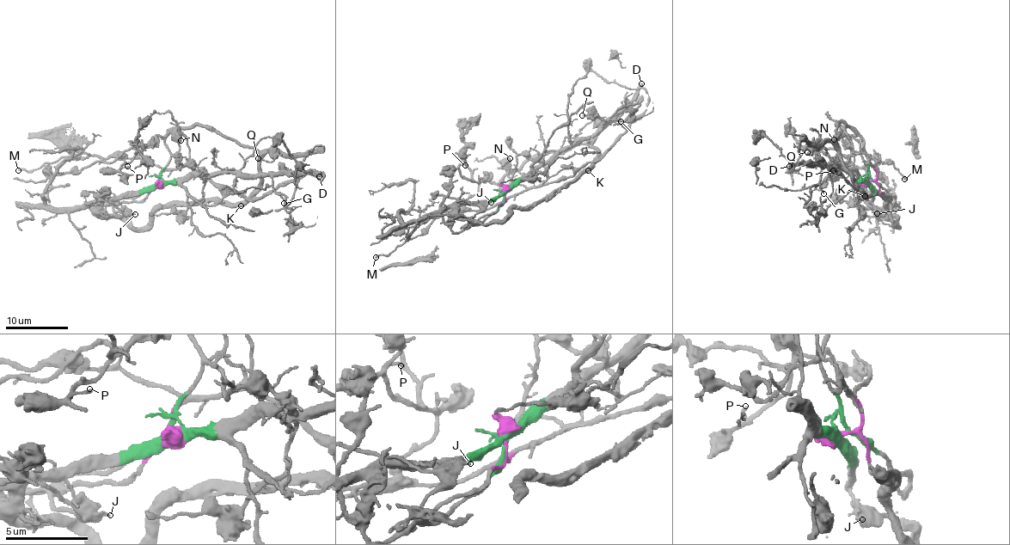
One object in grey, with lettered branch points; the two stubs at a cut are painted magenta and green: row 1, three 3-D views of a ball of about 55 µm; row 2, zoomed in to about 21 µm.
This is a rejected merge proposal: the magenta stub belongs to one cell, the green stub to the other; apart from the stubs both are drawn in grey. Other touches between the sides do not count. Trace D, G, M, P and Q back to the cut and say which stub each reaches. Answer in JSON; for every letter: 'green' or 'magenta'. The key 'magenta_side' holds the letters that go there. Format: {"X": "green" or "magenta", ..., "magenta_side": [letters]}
{"D": "green", "G": "green", "M": "magenta", "P": "green", "Q": "green", "magenta_side": ["M"]}

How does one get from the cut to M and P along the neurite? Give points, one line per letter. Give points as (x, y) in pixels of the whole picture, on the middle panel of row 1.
M: (504, 192), (505, 201), (506, 199), (482, 211), (457, 210), (440, 215), (388, 254), (376, 257)
P: (504, 192), (509, 187), (503, 191), (487, 180), (464, 178), (458, 168), (459, 165), (465, 165)

